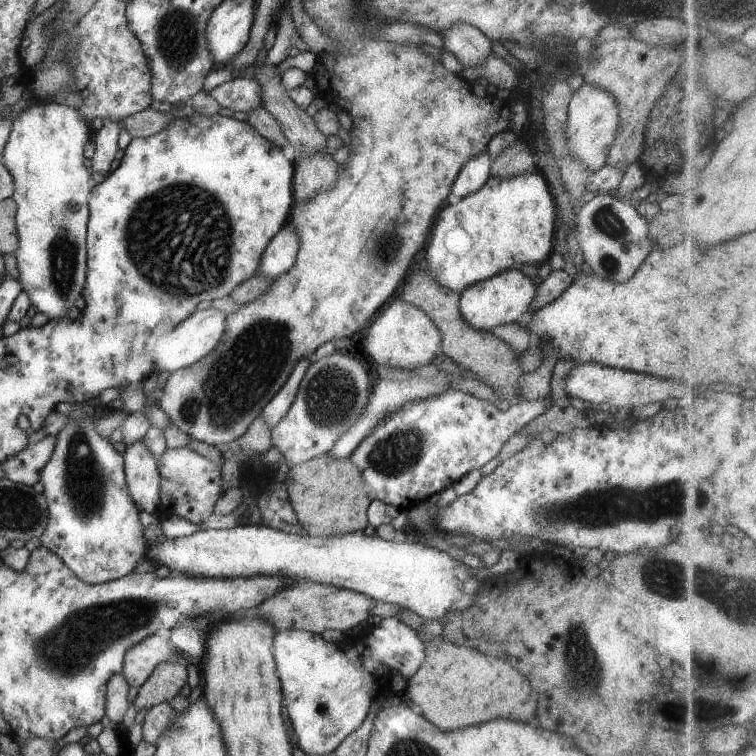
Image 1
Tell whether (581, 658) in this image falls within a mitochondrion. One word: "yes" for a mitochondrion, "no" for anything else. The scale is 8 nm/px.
yes

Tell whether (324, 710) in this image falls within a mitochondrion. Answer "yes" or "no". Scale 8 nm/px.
yes

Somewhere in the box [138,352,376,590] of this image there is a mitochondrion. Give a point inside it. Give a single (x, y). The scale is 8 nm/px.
(333, 394)

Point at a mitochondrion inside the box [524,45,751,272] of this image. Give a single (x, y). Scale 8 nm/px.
(606, 221)

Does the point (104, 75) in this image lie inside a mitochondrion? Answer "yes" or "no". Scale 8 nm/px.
no

